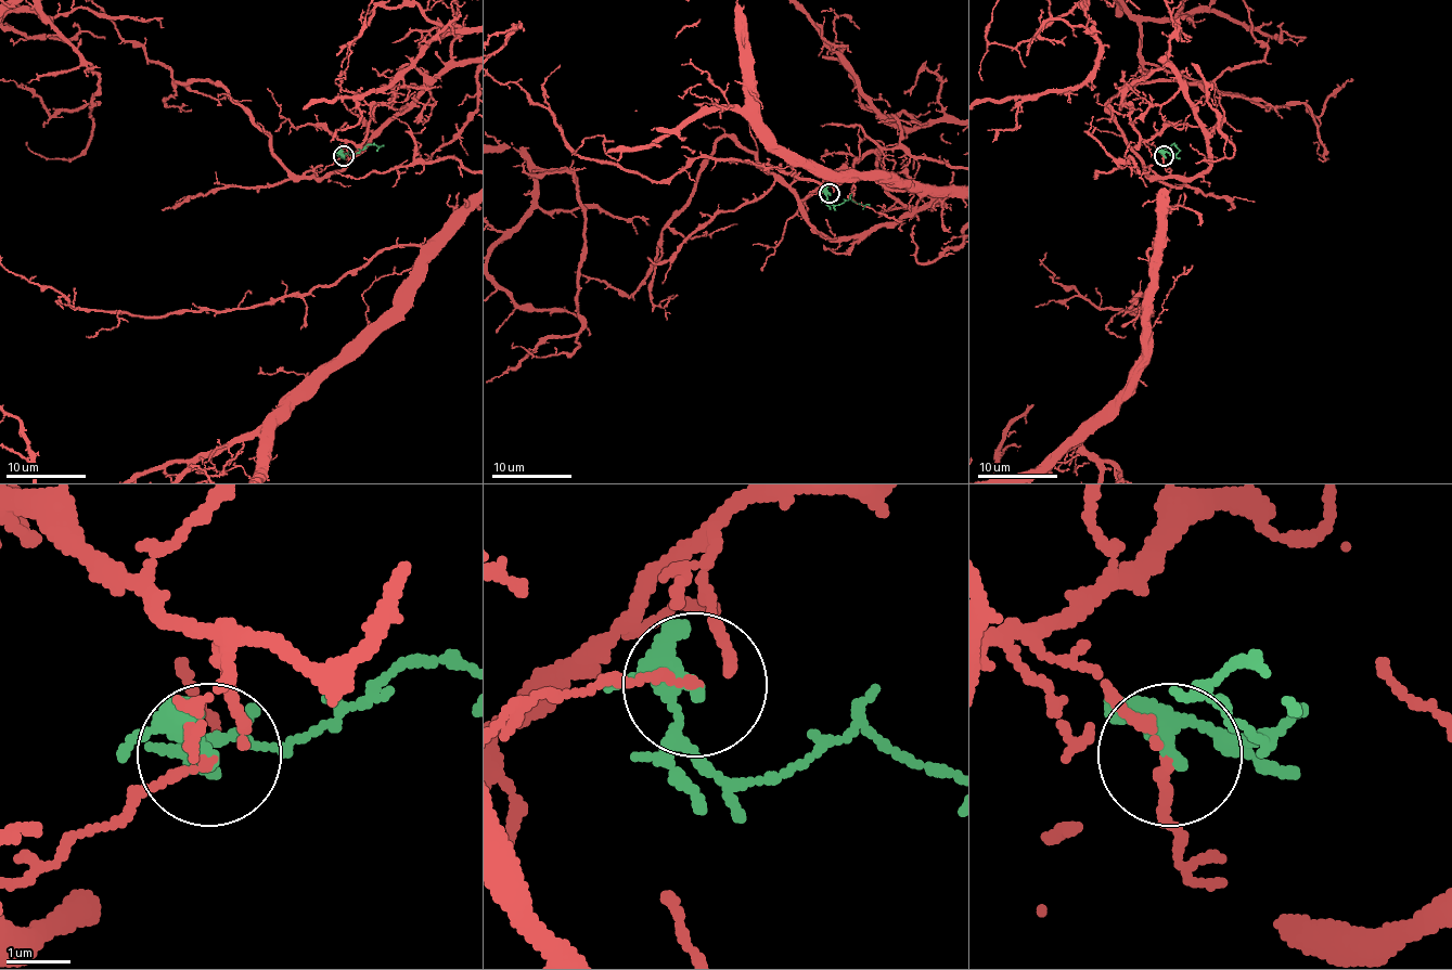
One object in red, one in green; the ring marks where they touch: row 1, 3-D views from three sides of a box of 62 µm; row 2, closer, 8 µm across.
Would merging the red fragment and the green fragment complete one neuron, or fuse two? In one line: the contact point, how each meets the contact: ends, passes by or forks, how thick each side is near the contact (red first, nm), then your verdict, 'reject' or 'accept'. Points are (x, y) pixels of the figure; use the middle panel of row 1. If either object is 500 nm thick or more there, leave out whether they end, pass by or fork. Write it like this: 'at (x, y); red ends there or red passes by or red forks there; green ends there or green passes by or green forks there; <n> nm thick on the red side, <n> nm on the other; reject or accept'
at (830, 193); red passes by; green forks there; 110 nm thick on the red side, 240 nm on the other; reject

